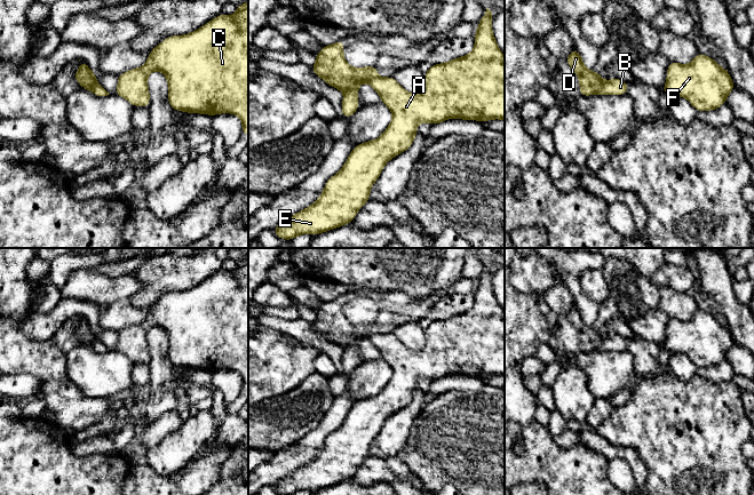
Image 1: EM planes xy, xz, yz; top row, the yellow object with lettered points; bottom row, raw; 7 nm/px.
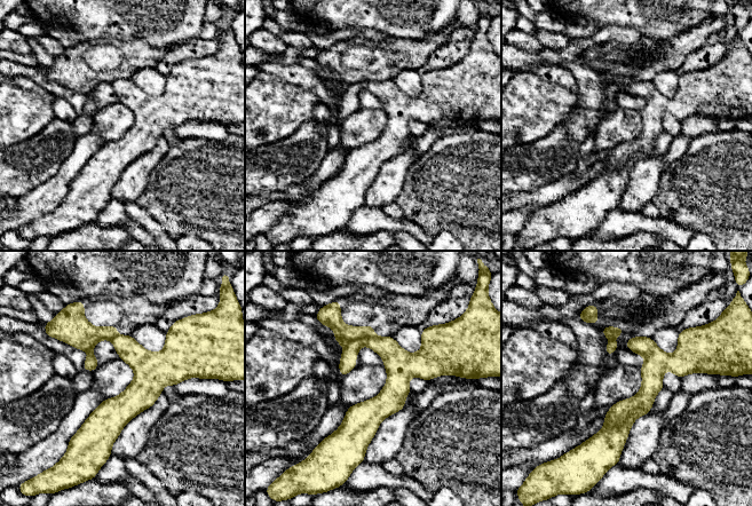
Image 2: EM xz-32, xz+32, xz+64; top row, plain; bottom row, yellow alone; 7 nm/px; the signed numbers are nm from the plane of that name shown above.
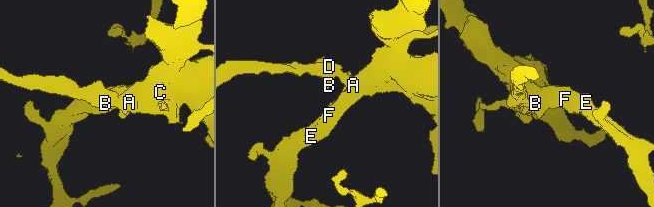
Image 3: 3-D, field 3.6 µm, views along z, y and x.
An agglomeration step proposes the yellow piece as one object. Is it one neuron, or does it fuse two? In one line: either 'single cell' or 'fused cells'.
fused cells

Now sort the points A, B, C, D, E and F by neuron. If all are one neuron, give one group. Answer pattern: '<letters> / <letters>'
A B C E F / D

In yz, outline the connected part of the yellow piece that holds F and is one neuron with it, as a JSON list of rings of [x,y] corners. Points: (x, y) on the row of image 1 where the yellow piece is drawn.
[[[698,53],[690,64],[670,62],[661,91],[685,97],[697,111],[712,111],[727,102],[735,85],[725,69]]]

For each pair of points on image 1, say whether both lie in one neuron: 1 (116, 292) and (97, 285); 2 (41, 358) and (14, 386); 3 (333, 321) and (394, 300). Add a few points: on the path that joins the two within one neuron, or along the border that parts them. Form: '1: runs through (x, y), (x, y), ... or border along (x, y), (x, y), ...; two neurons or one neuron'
1: runs through (111, 289), (102, 289); one neuron
2: border along (12, 374), (33, 375), (39, 382), (40, 393); two neurons
3: runs through (348, 321), (362, 317), (376, 317), (379, 314); one neuron

